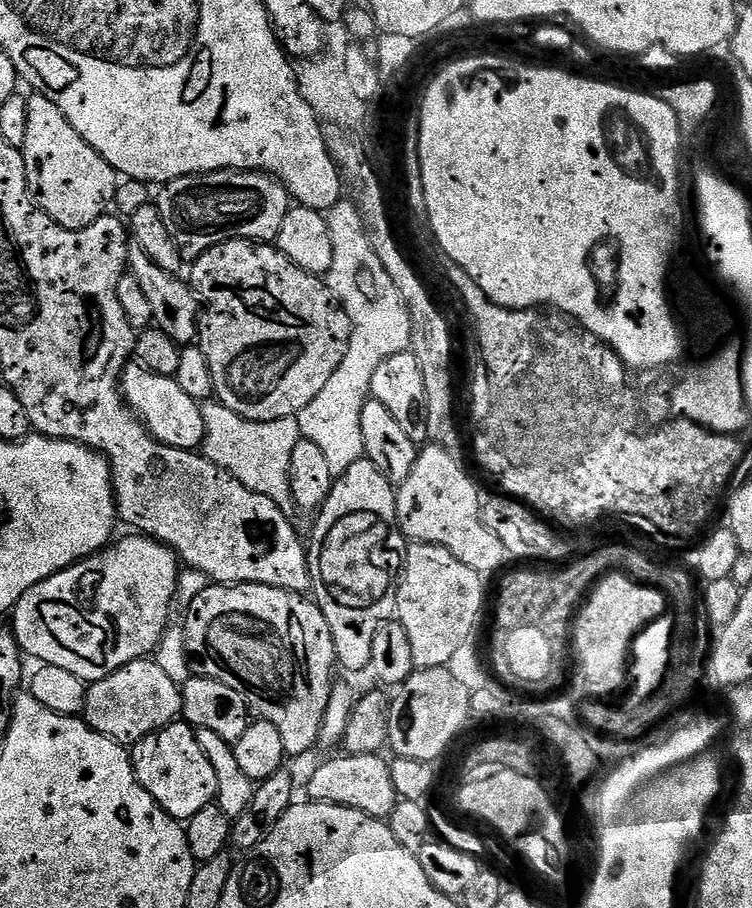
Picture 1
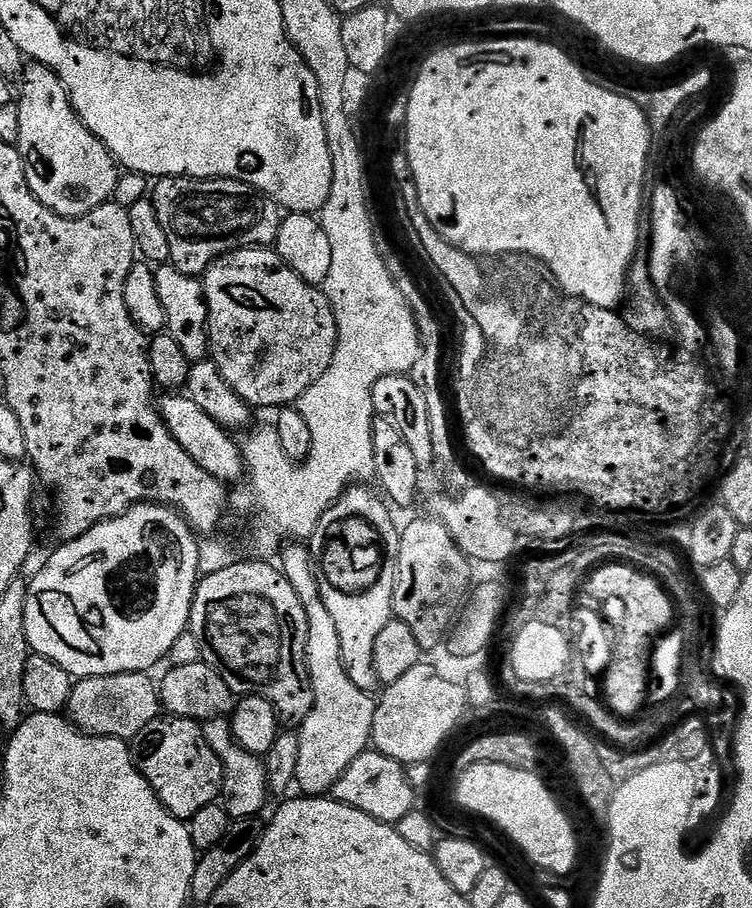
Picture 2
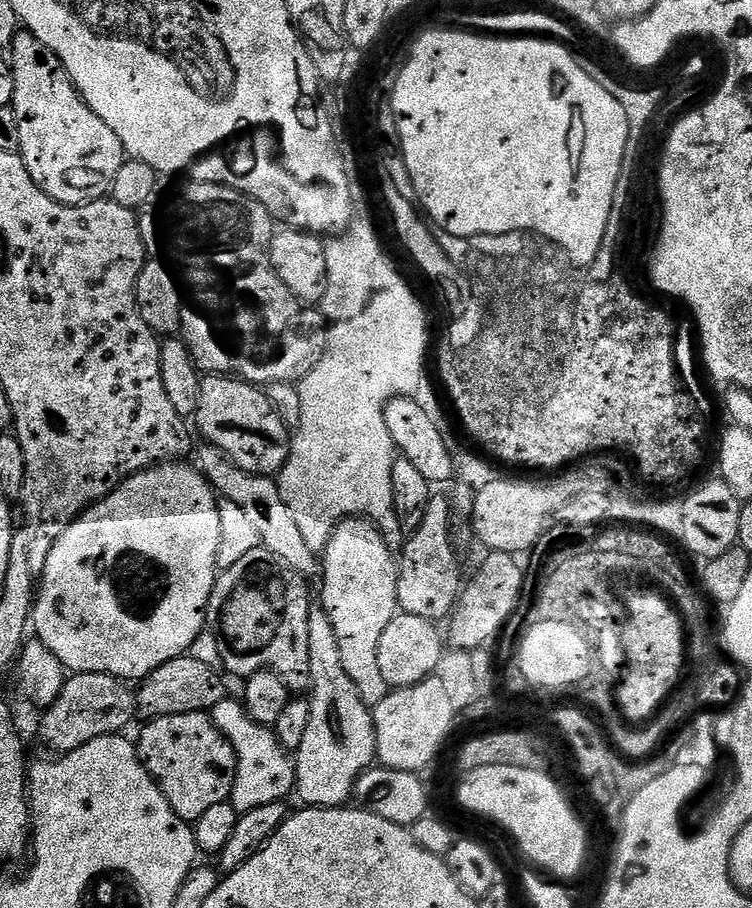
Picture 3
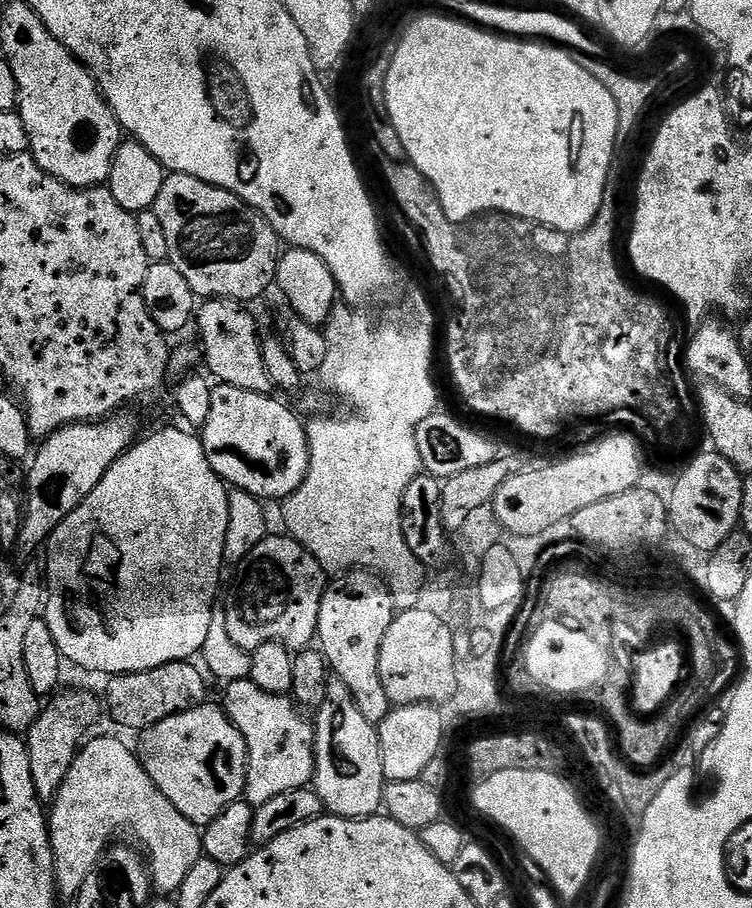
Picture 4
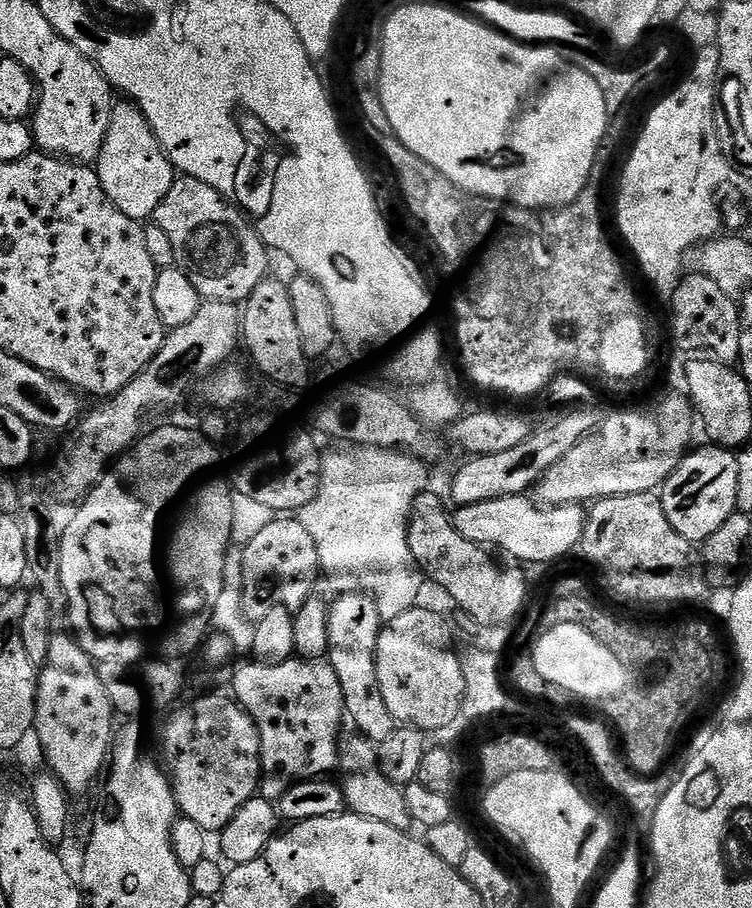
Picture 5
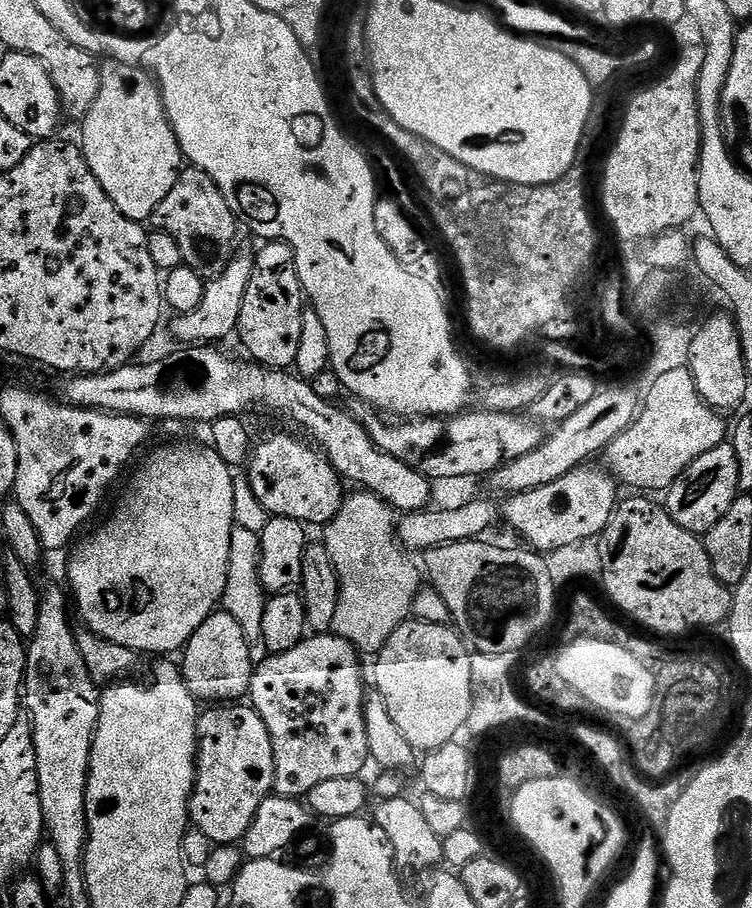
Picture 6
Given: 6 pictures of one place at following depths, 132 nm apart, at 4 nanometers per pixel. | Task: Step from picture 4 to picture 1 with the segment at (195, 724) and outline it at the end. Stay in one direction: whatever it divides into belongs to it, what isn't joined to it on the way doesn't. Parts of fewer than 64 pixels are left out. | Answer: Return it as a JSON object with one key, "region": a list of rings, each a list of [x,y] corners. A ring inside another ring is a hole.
{"region":[[[173,722],[157,732],[146,734],[137,744],[131,745],[132,769],[140,785],[158,802],[166,814],[186,822],[208,804],[213,803],[218,790],[218,774],[210,766],[210,758],[198,746],[196,729],[187,722]]]}

